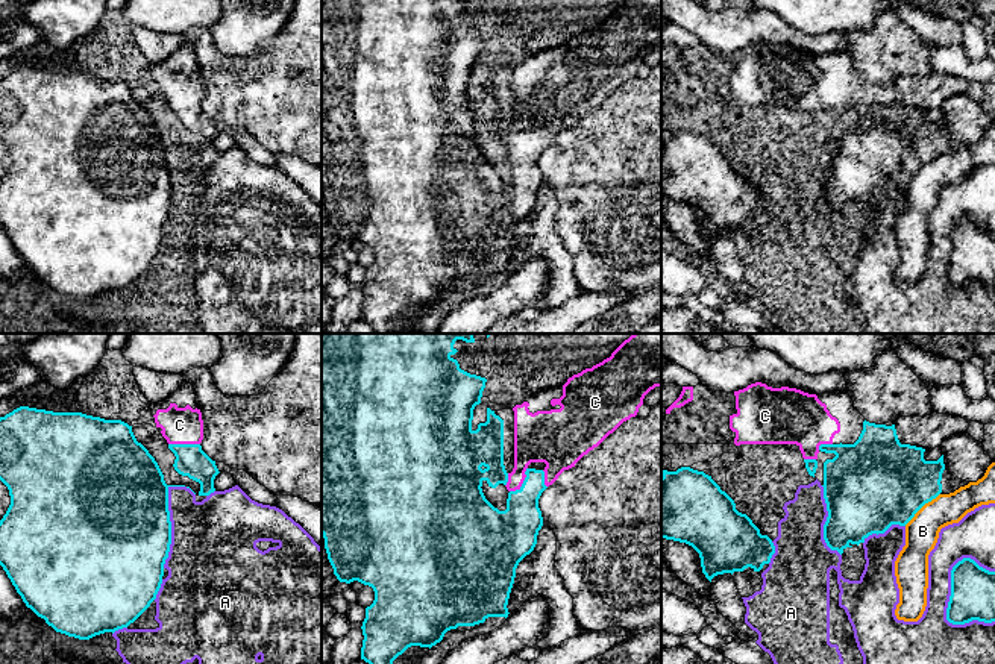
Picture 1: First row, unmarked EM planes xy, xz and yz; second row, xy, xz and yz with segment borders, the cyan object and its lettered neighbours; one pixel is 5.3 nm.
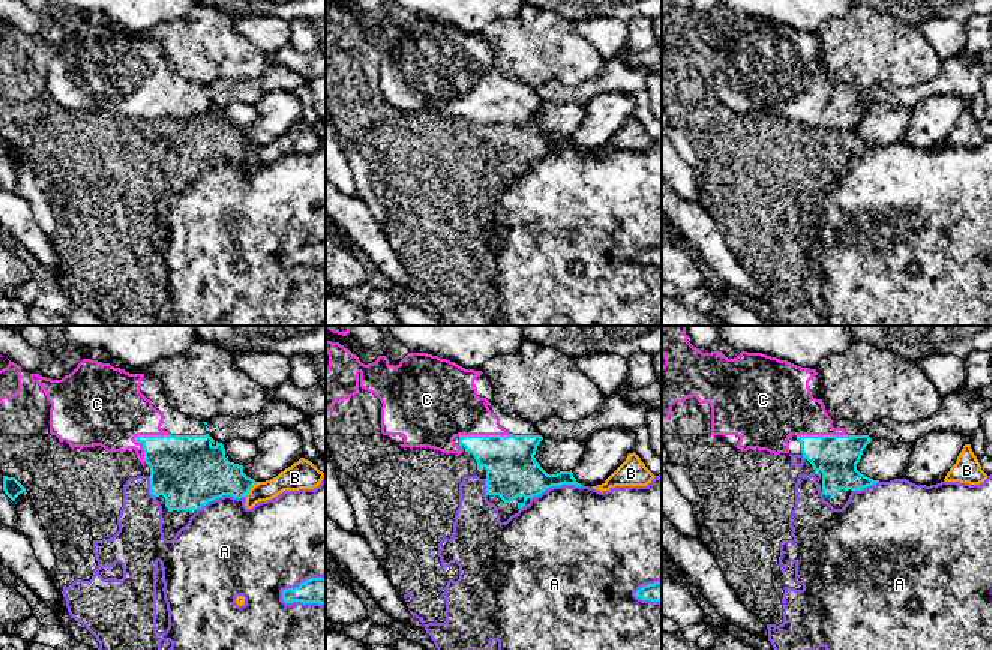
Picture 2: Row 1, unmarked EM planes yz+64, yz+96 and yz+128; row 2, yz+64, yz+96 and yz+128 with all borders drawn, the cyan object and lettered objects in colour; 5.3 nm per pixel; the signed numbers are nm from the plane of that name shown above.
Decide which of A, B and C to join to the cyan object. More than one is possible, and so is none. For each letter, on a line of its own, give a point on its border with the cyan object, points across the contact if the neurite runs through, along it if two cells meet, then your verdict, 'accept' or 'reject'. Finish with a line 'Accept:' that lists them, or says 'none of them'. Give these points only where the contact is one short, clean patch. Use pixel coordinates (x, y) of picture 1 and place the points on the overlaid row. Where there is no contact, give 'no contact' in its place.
A: yz (947, 611) | reject
B: yz (921, 507) | reject
C: xy (184, 444) | reject
Accept: none of them

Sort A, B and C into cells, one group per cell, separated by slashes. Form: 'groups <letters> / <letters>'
groups A C / B

